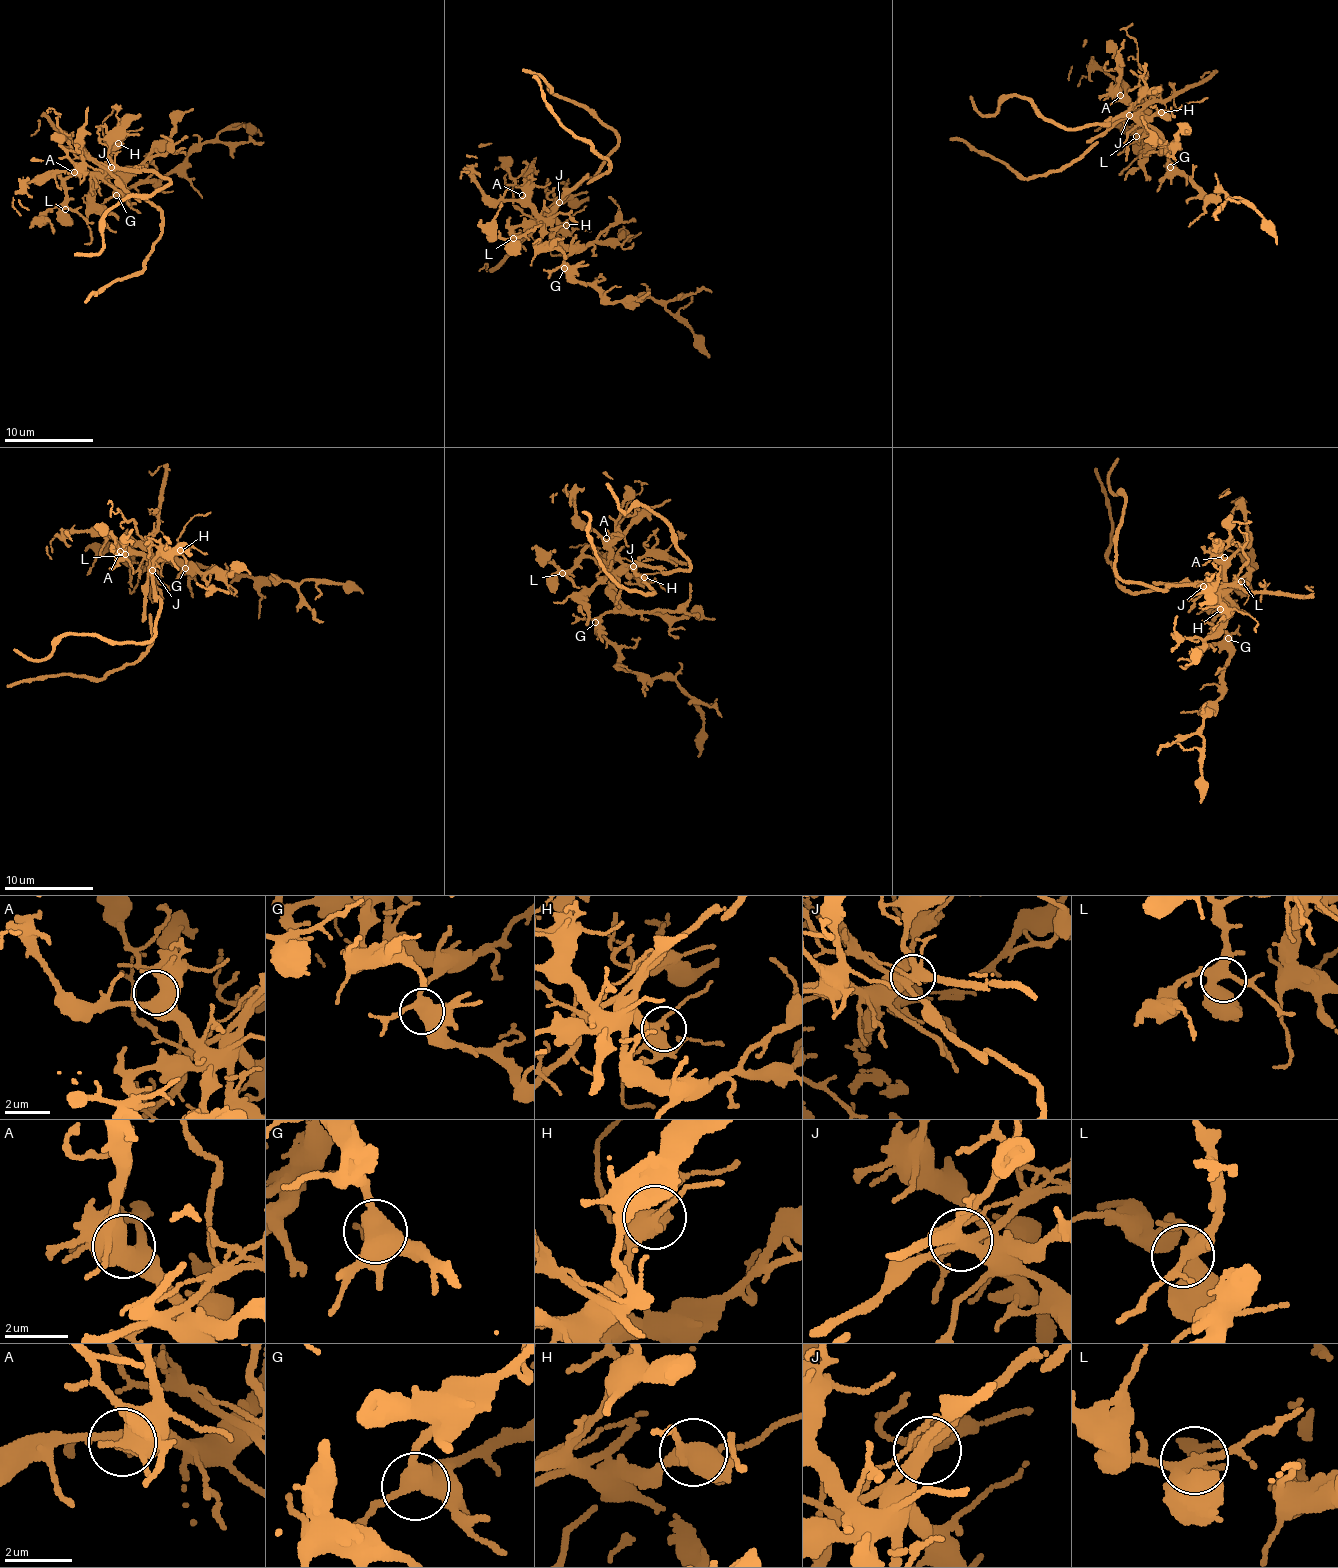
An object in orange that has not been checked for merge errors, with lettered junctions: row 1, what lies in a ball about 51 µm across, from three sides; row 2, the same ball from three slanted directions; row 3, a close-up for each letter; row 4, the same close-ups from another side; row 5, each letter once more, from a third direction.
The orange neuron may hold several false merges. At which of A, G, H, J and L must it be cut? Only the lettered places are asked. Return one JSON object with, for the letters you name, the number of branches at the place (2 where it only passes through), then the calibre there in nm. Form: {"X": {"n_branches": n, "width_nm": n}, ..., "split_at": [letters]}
{"J": {"n_branches": 7, "width_nm": 360}, "split_at": ["J"]}

